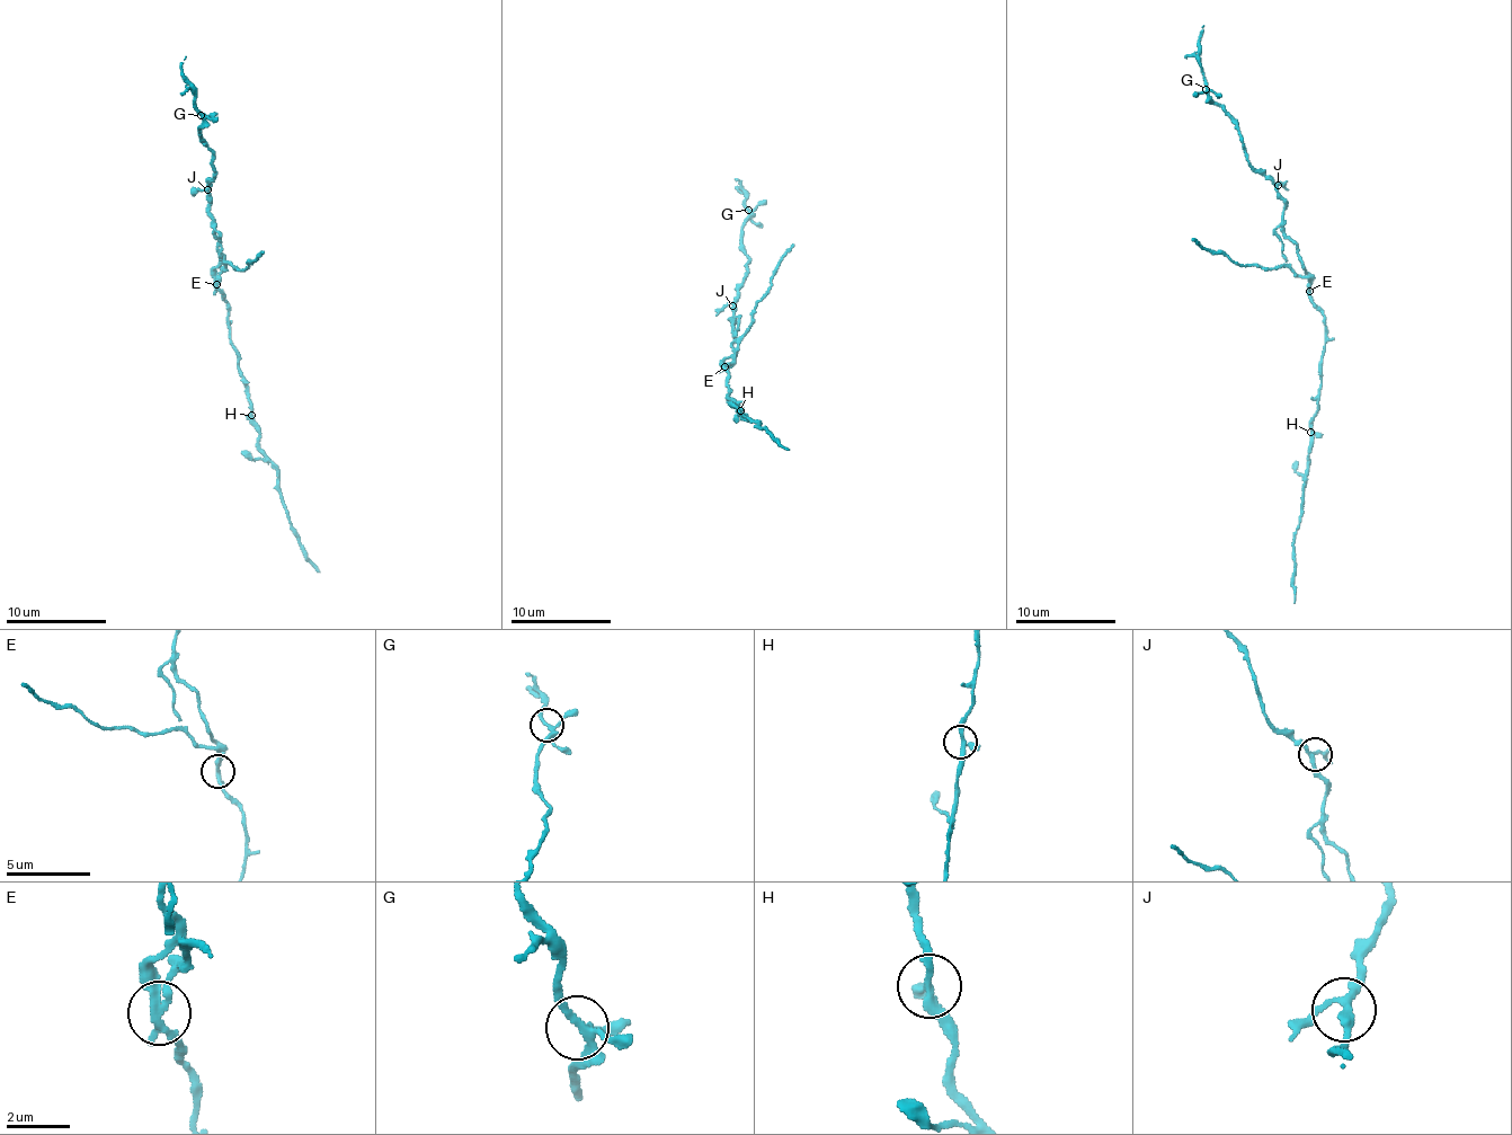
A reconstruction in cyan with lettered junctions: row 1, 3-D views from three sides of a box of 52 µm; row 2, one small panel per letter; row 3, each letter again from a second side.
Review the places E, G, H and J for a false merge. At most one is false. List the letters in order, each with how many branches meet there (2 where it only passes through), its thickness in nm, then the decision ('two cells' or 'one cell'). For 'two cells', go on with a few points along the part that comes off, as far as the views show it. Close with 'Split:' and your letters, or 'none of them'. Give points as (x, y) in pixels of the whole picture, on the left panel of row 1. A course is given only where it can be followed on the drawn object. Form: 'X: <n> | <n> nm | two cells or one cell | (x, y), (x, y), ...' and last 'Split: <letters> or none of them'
E: 3 | 220 nm | two cells | (216, 283), (229, 263), (240, 271), (264, 251)
G: 4 | 200 nm | one cell
H: 3 | 240 nm | one cell
J: 3 | 220 nm | one cell
Split: E

